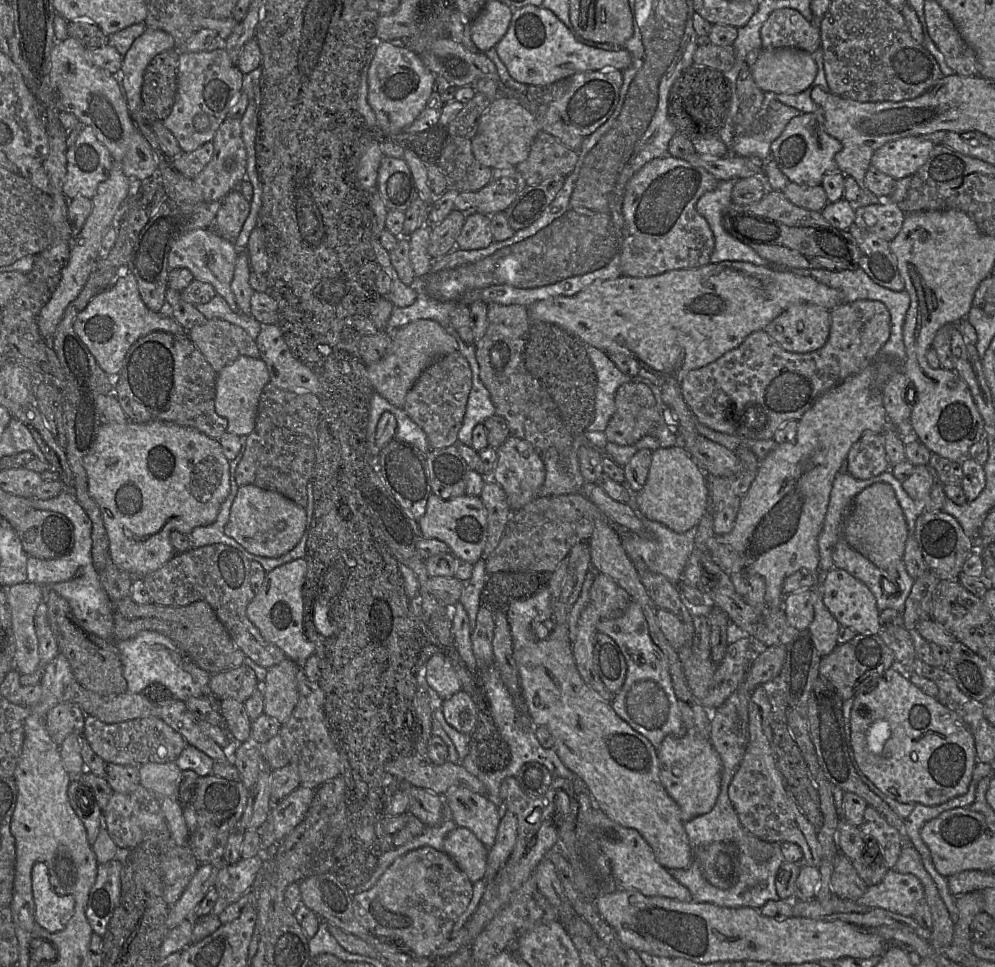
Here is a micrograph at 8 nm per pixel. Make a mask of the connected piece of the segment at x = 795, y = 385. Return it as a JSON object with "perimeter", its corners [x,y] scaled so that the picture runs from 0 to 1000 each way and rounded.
{"perimeter":[[[861,310],[844,314],[834,324],[832,352],[828,358],[817,364],[791,364],[765,341],[754,345],[744,358],[717,375],[691,385],[682,398],[685,411],[696,430],[705,438],[724,448],[762,456],[777,454],[779,447],[788,437],[802,435],[826,407],[884,370],[884,363],[895,345],[895,328],[888,313]]]}

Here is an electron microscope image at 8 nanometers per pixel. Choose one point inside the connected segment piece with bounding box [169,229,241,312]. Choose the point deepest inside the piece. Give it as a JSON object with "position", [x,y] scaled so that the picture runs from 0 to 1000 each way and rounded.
{"position":[212,267]}

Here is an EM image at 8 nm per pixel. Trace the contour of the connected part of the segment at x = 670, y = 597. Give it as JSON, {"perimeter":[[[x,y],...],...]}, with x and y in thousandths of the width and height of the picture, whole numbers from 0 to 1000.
{"perimeter":[[[636,580],[643,601],[652,617],[661,630],[667,630],[678,635],[685,643],[695,644],[695,637],[685,625],[681,606],[668,597],[652,590],[645,580]]]}

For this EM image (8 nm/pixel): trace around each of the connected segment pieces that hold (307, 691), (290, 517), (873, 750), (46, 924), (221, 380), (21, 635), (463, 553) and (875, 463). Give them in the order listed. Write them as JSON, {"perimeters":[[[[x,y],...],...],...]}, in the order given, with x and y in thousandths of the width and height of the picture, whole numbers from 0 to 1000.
{"perimeters":[[[[304,693],[298,698],[299,726],[291,741],[282,749],[280,759],[289,779],[290,789],[297,795],[302,811],[319,816],[344,801],[345,786],[337,772],[326,741],[326,718],[320,705],[312,704]]],[[[245,502],[240,504],[233,520],[225,551],[255,574],[275,577],[287,573],[301,562],[308,538],[308,525],[285,512],[255,502]]],[[[902,689],[890,693],[882,700],[872,701],[857,721],[857,730],[854,736],[854,763],[858,787],[868,801],[889,822],[909,831],[927,831],[930,834],[942,834],[957,825],[970,821],[977,806],[977,798],[982,789],[978,760],[973,750],[967,743],[948,730],[940,721],[928,717],[918,708],[913,698]]],[[[36,892],[33,896],[32,922],[36,953],[51,965],[65,960],[73,947],[75,930],[73,926],[60,926],[54,921],[44,892]]],[[[240,369],[218,387],[216,425],[229,434],[228,447],[239,451],[253,448],[257,440],[261,408],[270,395],[270,384],[262,370]]],[[[26,601],[5,608],[5,611],[15,660],[15,692],[21,697],[33,697],[40,685],[35,634],[44,620],[44,608]]],[[[433,510],[427,532],[419,539],[424,555],[446,560],[458,577],[477,583],[484,577],[489,558],[489,527],[481,514],[464,512],[452,517]]],[[[870,449],[860,456],[851,469],[849,487],[857,494],[870,496],[894,485],[890,473],[888,452]]]]}

